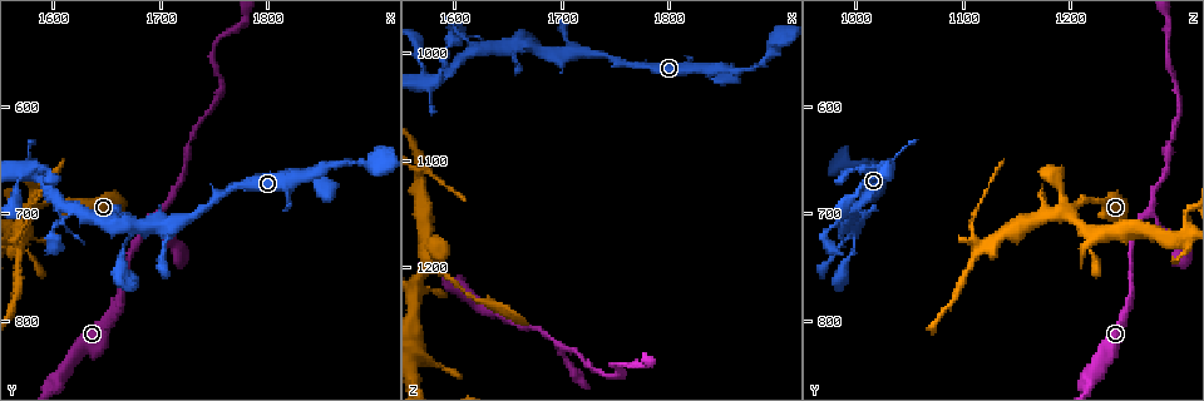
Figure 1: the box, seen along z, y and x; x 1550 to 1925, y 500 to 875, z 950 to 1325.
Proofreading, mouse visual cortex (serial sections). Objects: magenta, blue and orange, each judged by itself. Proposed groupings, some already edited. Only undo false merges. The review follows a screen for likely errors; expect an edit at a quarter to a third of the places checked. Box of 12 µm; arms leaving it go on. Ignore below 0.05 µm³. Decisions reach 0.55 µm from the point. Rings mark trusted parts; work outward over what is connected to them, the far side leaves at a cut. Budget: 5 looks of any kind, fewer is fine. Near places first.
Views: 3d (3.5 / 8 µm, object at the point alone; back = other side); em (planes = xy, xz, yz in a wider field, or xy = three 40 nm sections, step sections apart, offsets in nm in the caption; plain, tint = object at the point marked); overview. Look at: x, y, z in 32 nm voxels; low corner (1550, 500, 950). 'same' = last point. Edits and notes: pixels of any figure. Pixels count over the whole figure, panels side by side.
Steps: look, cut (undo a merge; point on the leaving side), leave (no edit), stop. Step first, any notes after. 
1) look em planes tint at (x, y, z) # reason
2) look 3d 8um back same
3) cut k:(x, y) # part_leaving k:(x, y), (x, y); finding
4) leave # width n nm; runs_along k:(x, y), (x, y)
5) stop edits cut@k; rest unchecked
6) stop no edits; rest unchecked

look 3d 3.5um at (1698, 698, 1276) # three-way junction

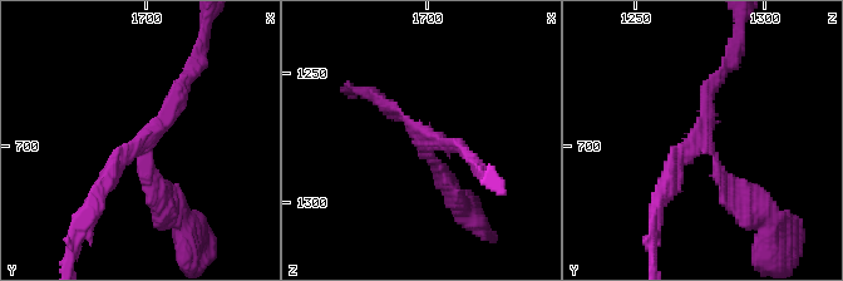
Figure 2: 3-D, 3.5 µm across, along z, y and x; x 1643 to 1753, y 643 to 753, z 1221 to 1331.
look em xy step 2 tint at (1697, 699, 1273) # arms 3; arm_widths 150, 200, 200 nm

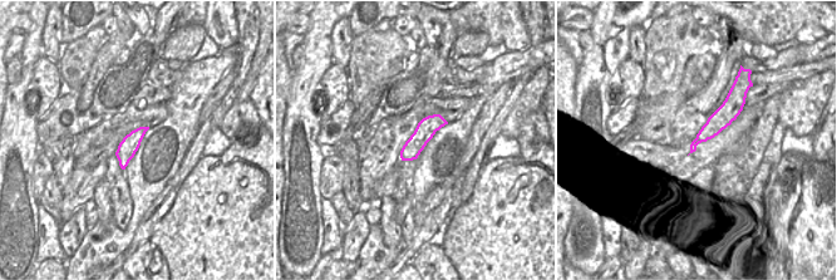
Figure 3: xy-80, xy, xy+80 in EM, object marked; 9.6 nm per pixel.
leave # runs_along 2:(97, 203), (186, 77); continuous, no second cell

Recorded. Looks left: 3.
look 3d 3.5um at (1574, 696, 1196) # four or more arms meet

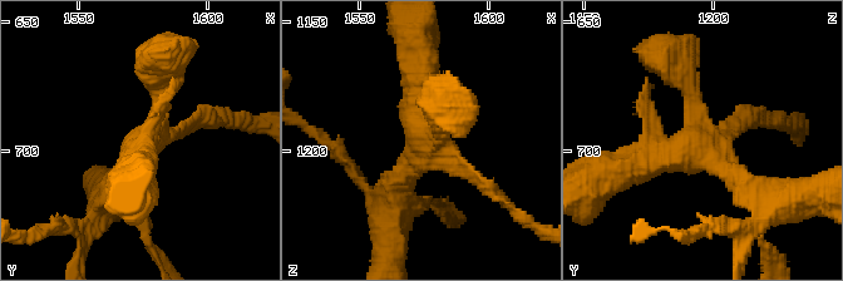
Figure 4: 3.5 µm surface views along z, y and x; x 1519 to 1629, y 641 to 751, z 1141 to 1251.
look em xy step 1 tint at (1575, 697, 1195)

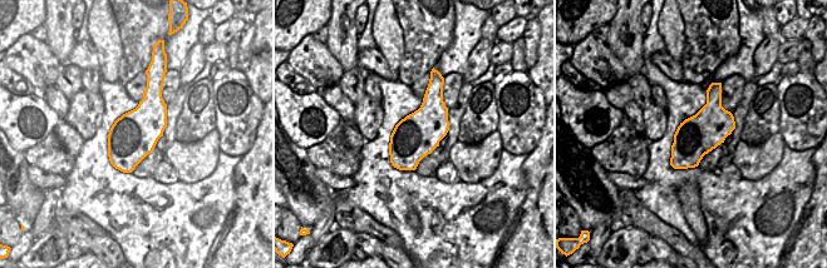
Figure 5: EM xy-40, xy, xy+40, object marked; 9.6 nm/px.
leave # width 420 nm; runs_along 4:(207, 121), (153, 136), (116, 190); continuous, no second cell

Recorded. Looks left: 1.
stop no edits; rest unchecked

